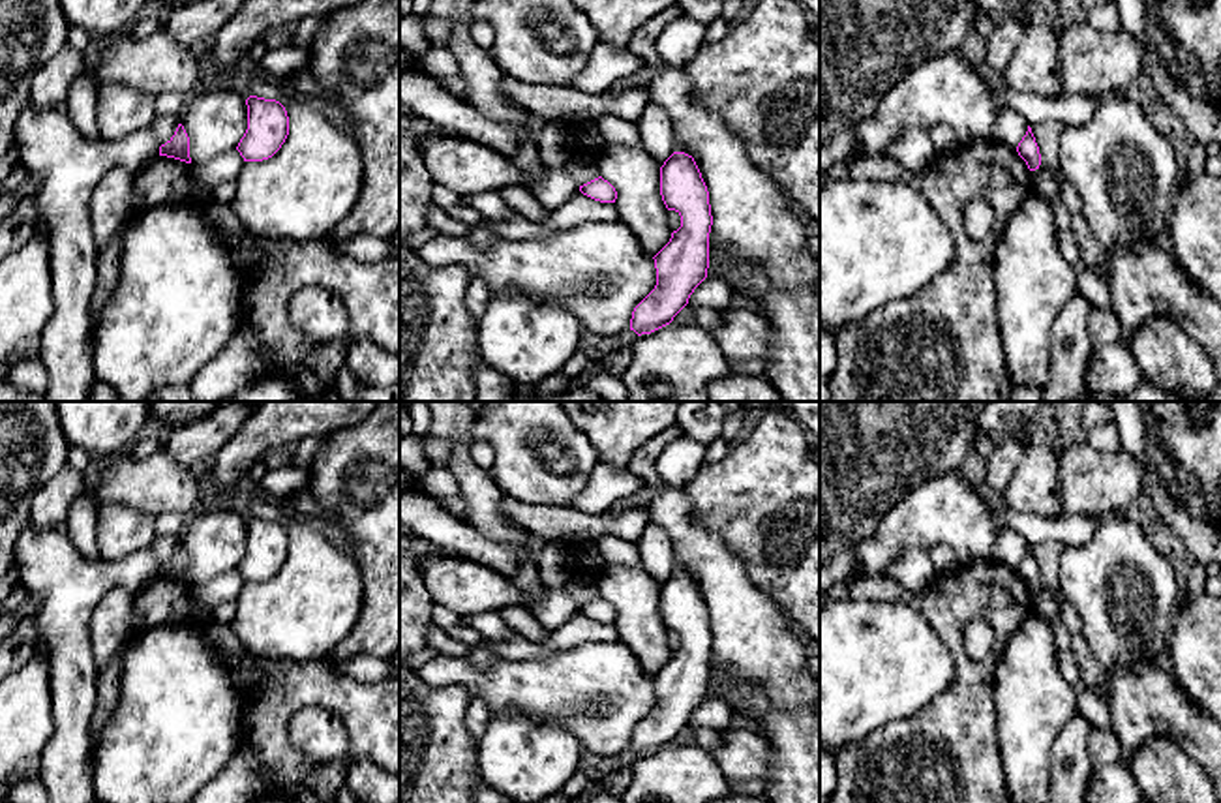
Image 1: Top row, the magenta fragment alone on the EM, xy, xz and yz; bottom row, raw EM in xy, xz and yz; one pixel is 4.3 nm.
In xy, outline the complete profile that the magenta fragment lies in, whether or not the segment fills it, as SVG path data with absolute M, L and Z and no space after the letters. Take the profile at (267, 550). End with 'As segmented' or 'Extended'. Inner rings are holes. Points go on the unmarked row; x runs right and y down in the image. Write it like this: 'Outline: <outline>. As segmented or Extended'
Outline: M249 516L248 550L236 570L244 582L263 582L272 578L289 555L289 537L285 527L276 520Z. As segmented

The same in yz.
Outline: M1028 546L1026 555L1018 563L1017 572L1026 582L1026 585L1028 585L1030 591L1039 589L1039 585L1041 585L1041 574L1039 574L1039 567L1035 563L1035 557L1033 557L1030 546Z. As segmented

